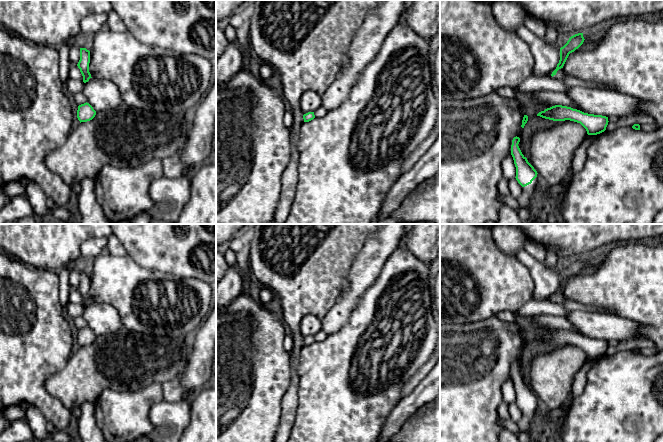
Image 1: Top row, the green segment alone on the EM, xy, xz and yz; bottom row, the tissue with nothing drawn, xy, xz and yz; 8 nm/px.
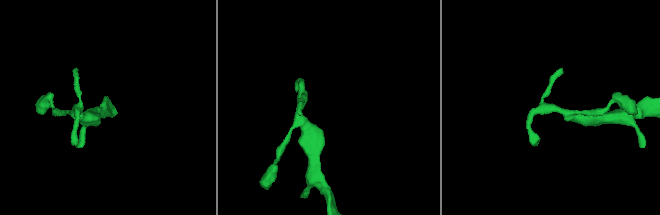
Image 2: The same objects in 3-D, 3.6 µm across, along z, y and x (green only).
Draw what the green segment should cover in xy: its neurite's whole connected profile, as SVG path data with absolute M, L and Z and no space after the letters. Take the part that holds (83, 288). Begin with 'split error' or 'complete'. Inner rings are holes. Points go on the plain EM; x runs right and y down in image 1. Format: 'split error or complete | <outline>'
complete | M80 272L80 284L77 288L80 296L83 300L83 306L86 307L89 305L91 298L89 296L89 287L90 287L90 275L86 272Z

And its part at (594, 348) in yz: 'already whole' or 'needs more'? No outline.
already whole

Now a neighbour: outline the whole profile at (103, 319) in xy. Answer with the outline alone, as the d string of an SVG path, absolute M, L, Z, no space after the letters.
M91 302L82 317L96 337L112 335L124 327L117 309L105 303Z

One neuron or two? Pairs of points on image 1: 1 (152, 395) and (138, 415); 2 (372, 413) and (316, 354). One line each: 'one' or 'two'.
1: one
2: one

